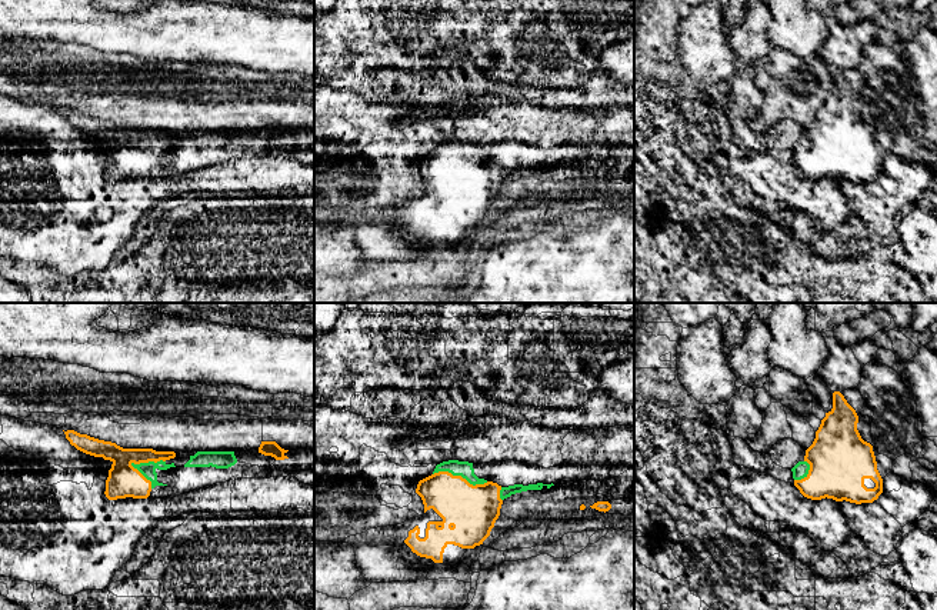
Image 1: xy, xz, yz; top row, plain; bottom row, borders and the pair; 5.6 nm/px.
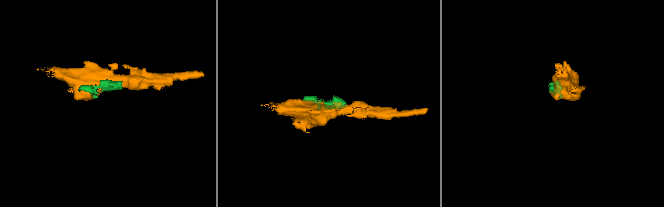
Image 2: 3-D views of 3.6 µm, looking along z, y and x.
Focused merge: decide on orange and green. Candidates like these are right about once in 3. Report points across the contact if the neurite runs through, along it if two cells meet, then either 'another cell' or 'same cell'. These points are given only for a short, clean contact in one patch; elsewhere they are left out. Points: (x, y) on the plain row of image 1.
same cell

